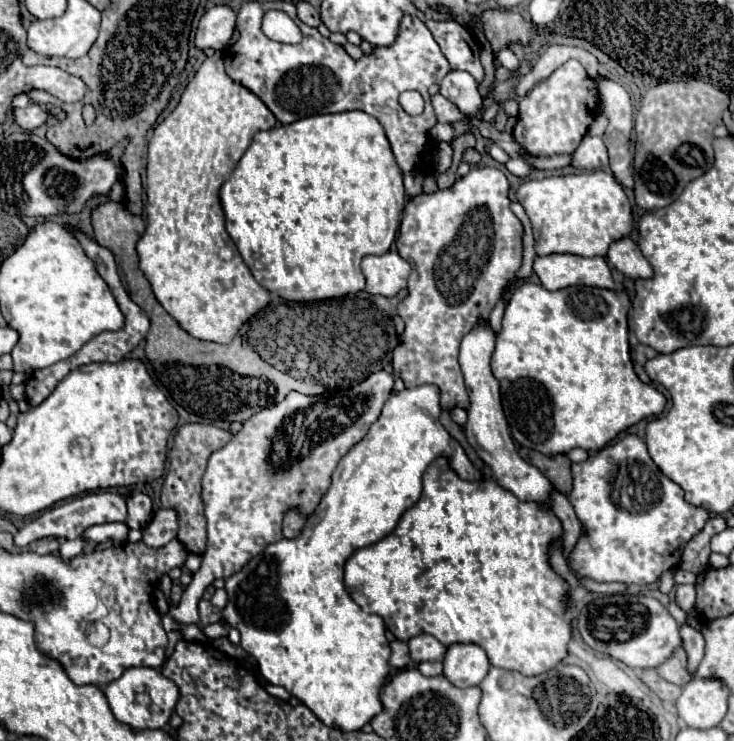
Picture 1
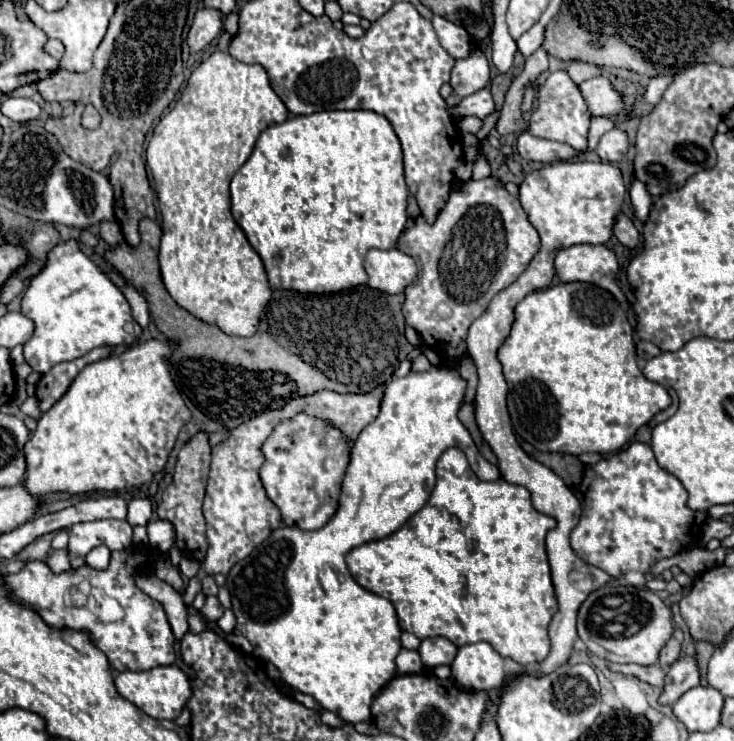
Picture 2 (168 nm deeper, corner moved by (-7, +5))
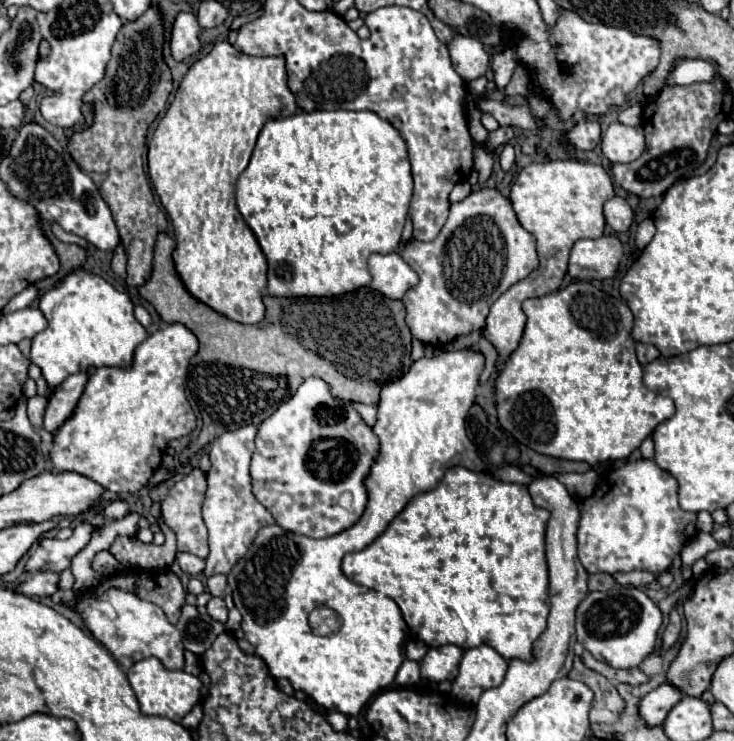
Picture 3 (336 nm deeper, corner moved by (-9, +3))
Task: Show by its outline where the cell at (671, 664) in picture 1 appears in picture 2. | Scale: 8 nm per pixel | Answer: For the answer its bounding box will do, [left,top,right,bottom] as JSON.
[659,630,683,670]

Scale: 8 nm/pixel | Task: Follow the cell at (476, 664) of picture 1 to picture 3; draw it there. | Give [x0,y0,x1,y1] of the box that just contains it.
[453,644,507,706]

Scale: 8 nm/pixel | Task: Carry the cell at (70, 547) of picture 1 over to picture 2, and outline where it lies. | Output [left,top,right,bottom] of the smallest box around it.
[47,550,71,572]

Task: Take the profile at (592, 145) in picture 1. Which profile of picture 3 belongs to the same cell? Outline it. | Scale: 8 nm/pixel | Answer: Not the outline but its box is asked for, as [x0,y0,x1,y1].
[601,122,645,164]

